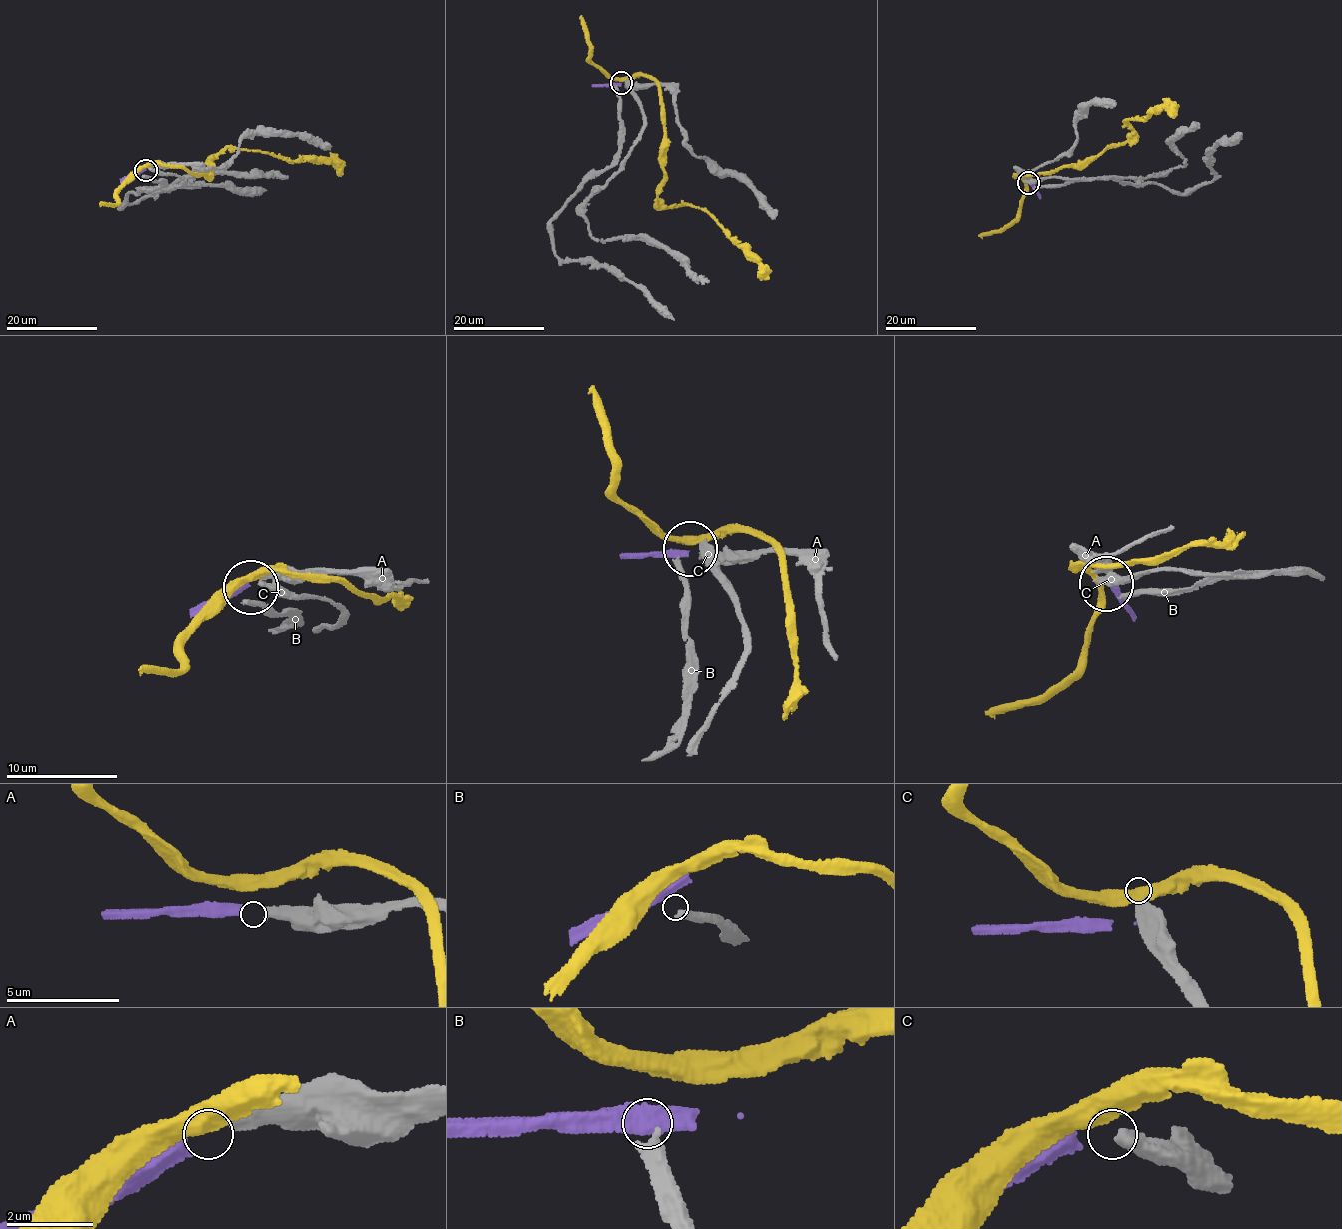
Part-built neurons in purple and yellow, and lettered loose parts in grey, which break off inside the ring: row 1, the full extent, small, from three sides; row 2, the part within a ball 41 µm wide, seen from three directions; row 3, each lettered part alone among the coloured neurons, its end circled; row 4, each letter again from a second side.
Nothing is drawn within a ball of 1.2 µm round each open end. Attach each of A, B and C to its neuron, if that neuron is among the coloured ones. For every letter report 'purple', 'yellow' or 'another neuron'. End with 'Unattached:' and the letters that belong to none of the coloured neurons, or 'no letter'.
A: purple
B: another neuron
C: another neuron
Unattached: B, C

